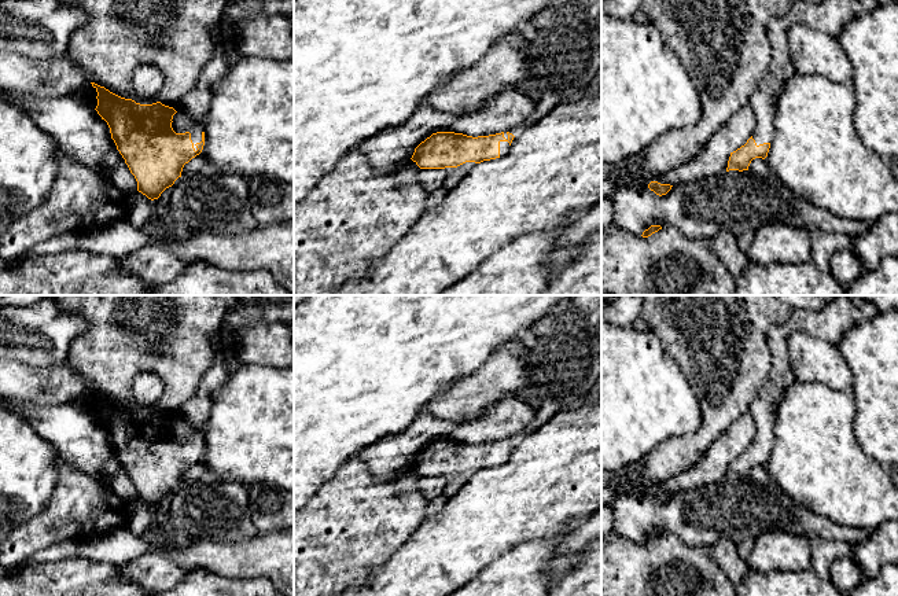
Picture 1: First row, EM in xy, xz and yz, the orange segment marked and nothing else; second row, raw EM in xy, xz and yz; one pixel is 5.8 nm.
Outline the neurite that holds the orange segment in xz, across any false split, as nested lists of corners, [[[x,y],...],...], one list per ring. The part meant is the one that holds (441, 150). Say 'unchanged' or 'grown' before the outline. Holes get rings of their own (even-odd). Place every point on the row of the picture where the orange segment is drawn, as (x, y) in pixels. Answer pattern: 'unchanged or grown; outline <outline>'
grown; outline [[[437,132],[422,141],[412,155],[420,169],[444,169],[470,172],[476,163],[507,154],[514,135],[501,132],[489,136],[467,136],[454,132]]]

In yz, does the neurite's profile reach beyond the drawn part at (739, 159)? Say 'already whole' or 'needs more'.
needs more

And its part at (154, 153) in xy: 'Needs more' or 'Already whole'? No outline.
Needs more

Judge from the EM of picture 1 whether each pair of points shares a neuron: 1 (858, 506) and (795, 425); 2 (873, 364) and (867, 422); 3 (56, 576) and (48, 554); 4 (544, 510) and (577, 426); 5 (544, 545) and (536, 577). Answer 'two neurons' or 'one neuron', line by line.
1: one neuron
2: one neuron
3: two neurons
4: one neuron
5: one neuron

